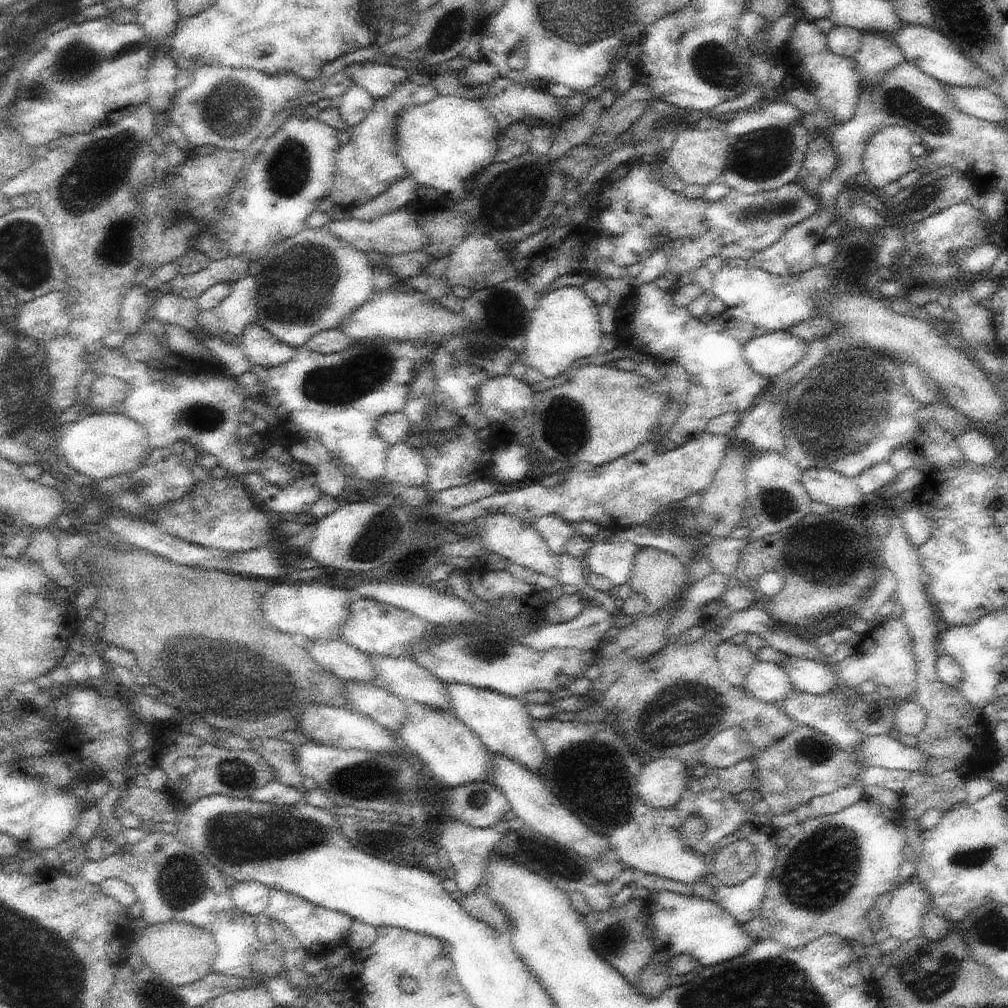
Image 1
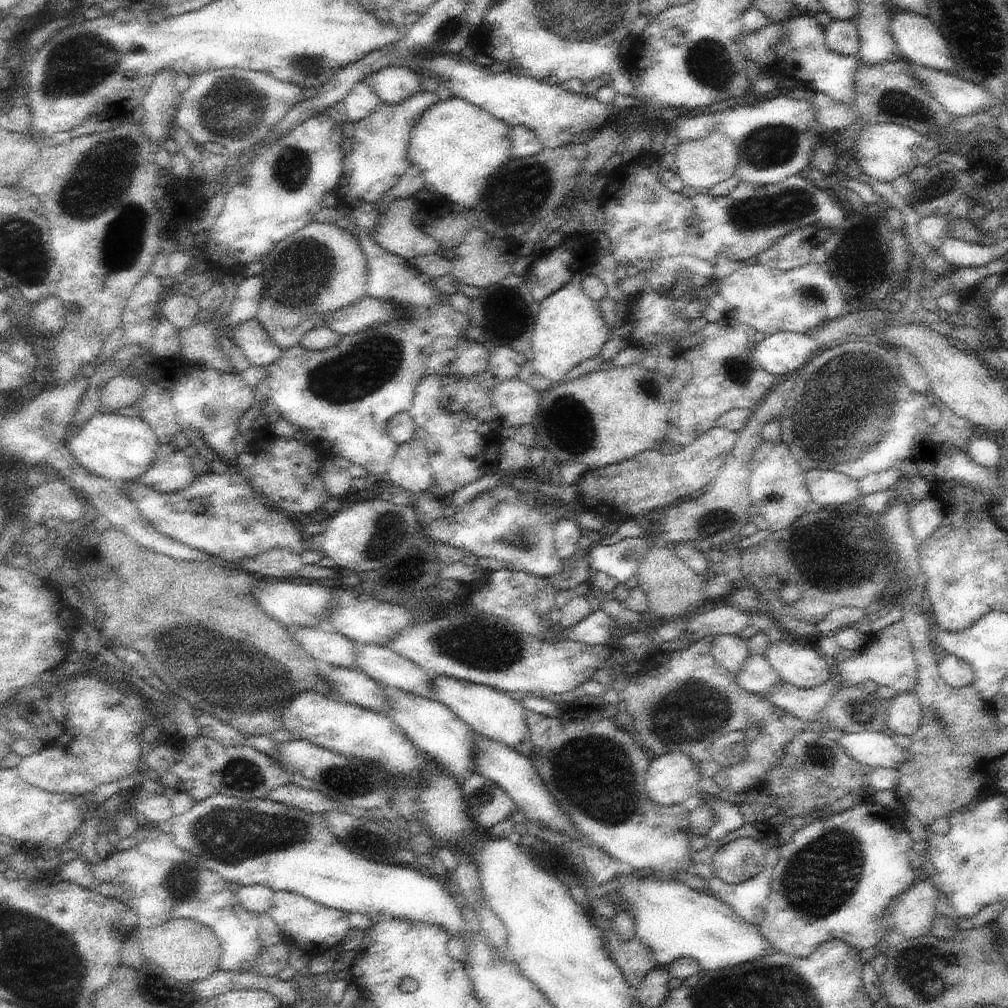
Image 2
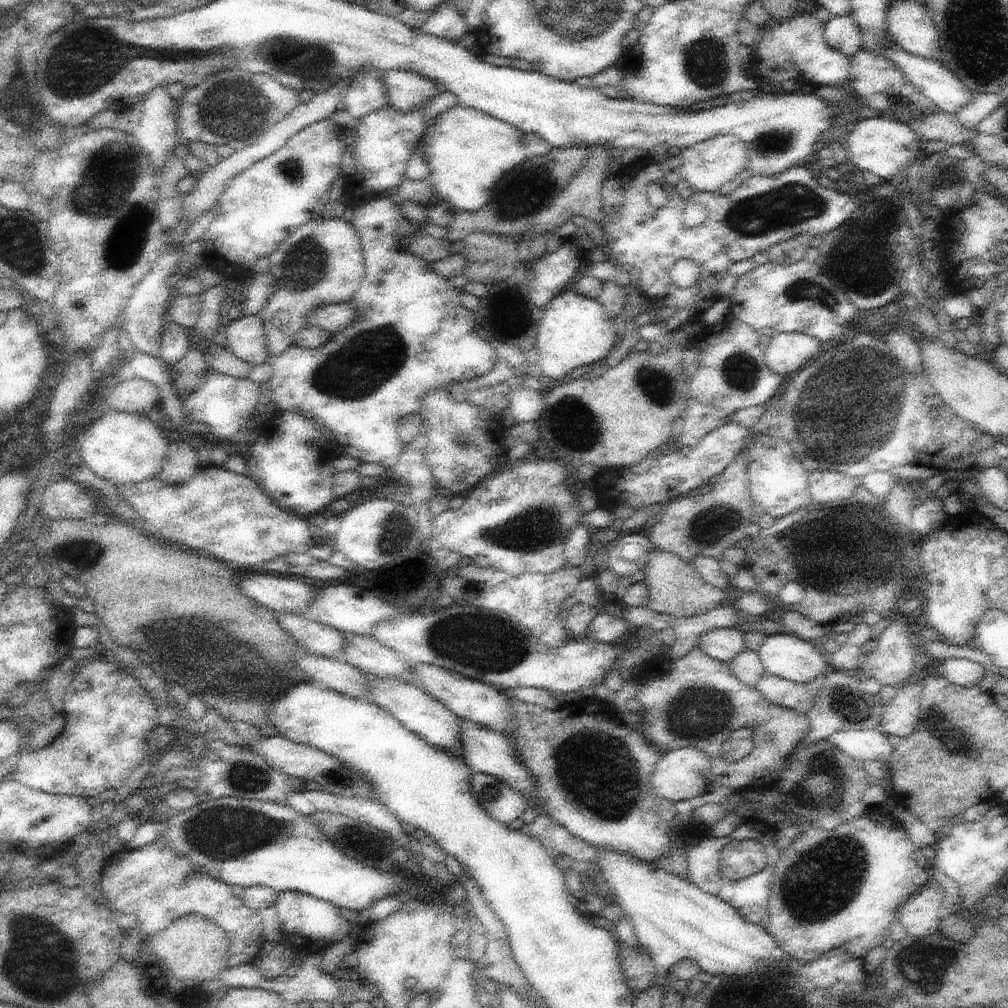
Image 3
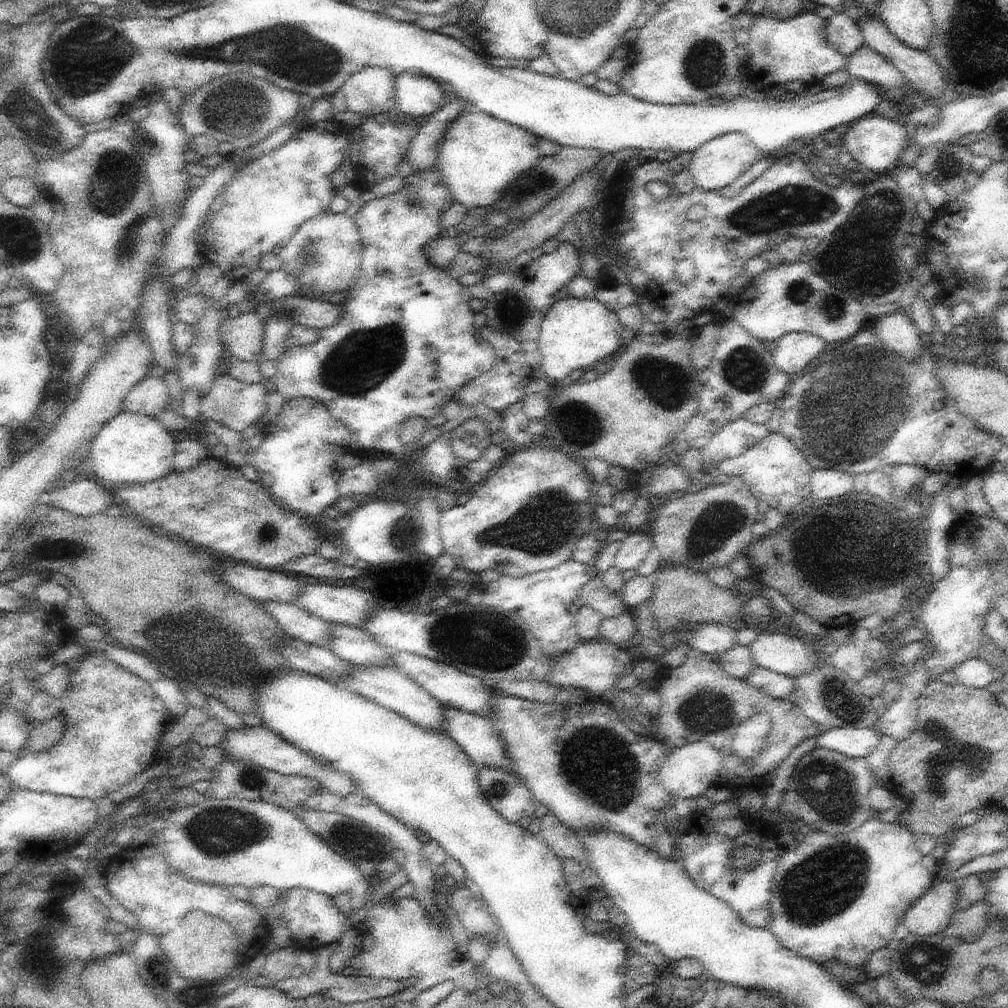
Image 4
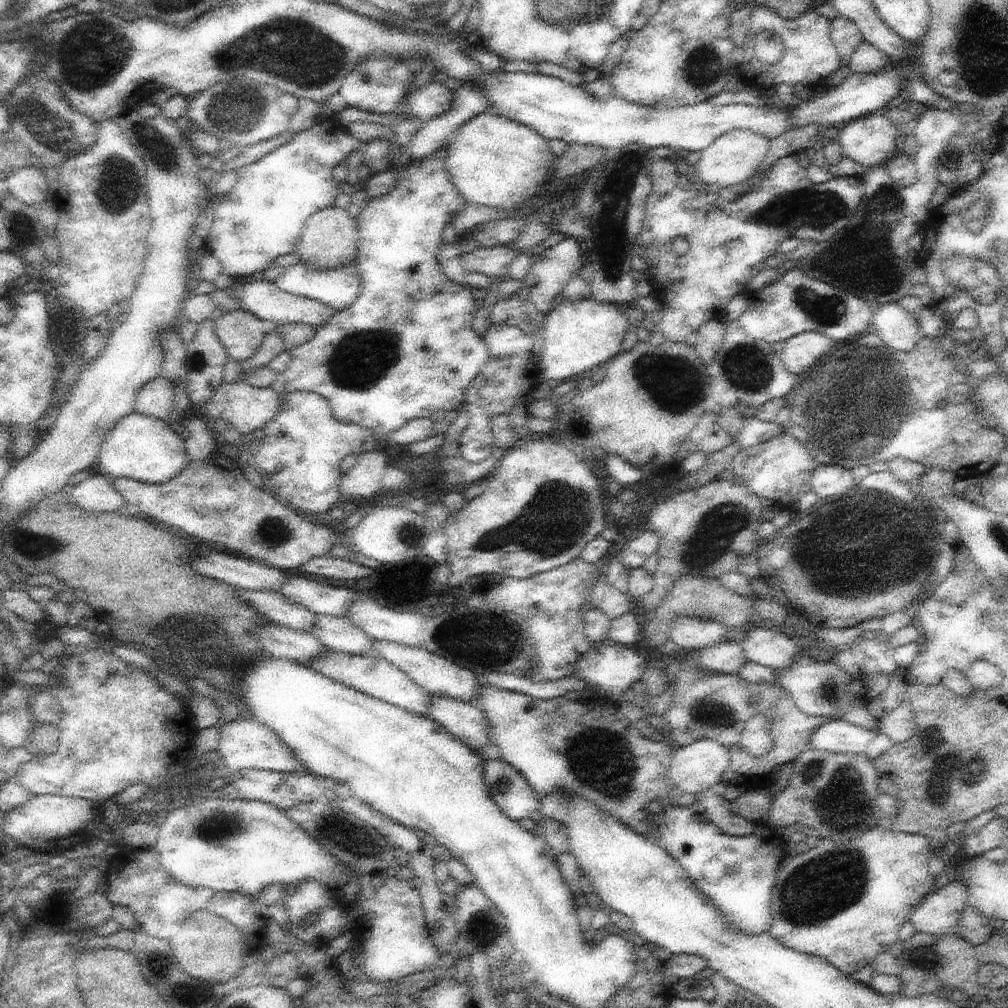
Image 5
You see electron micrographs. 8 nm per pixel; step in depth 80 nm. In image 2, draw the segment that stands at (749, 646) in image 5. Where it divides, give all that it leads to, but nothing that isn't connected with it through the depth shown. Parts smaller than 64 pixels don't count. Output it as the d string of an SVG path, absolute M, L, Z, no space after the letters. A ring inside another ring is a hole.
M782 639L770 642L763 654L782 681L812 688L832 677L828 664L815 645Z

